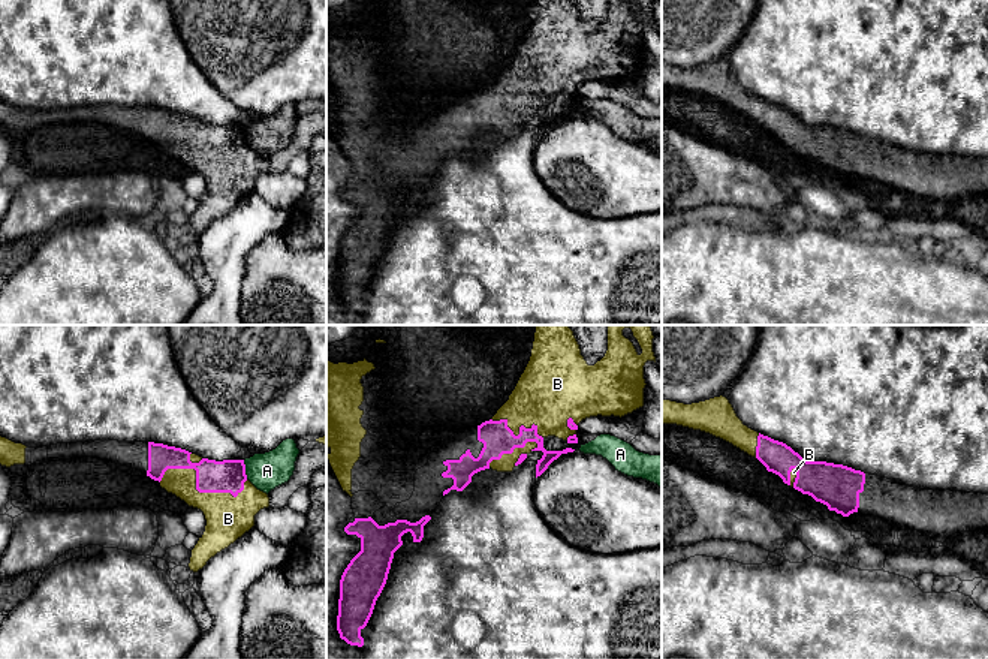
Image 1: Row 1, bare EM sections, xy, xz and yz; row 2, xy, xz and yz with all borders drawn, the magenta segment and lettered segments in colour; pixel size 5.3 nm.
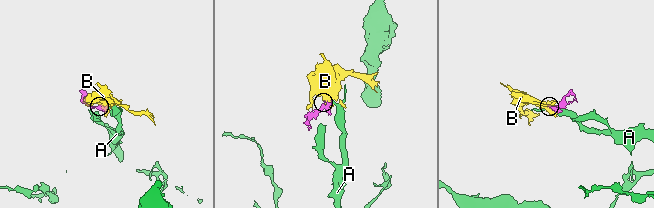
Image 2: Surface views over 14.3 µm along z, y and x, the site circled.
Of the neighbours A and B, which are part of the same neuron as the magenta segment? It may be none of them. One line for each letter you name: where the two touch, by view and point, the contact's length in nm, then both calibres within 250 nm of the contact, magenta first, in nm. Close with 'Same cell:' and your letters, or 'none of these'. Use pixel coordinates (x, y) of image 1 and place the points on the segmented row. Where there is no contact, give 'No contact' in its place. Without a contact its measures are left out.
B: Touches magenta at xy (196, 487). Shared border 480 nm. Thickness 180 nm (magenta) against 240 nm
Same cell: B

